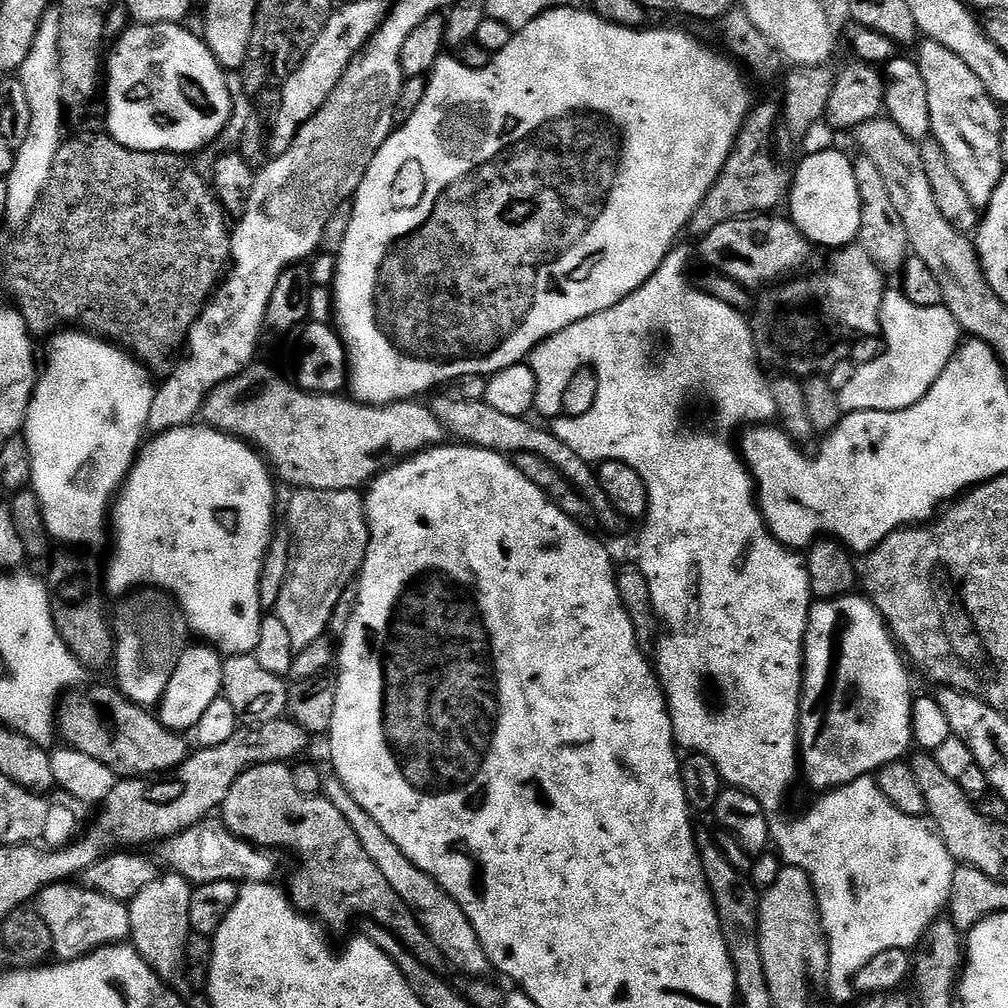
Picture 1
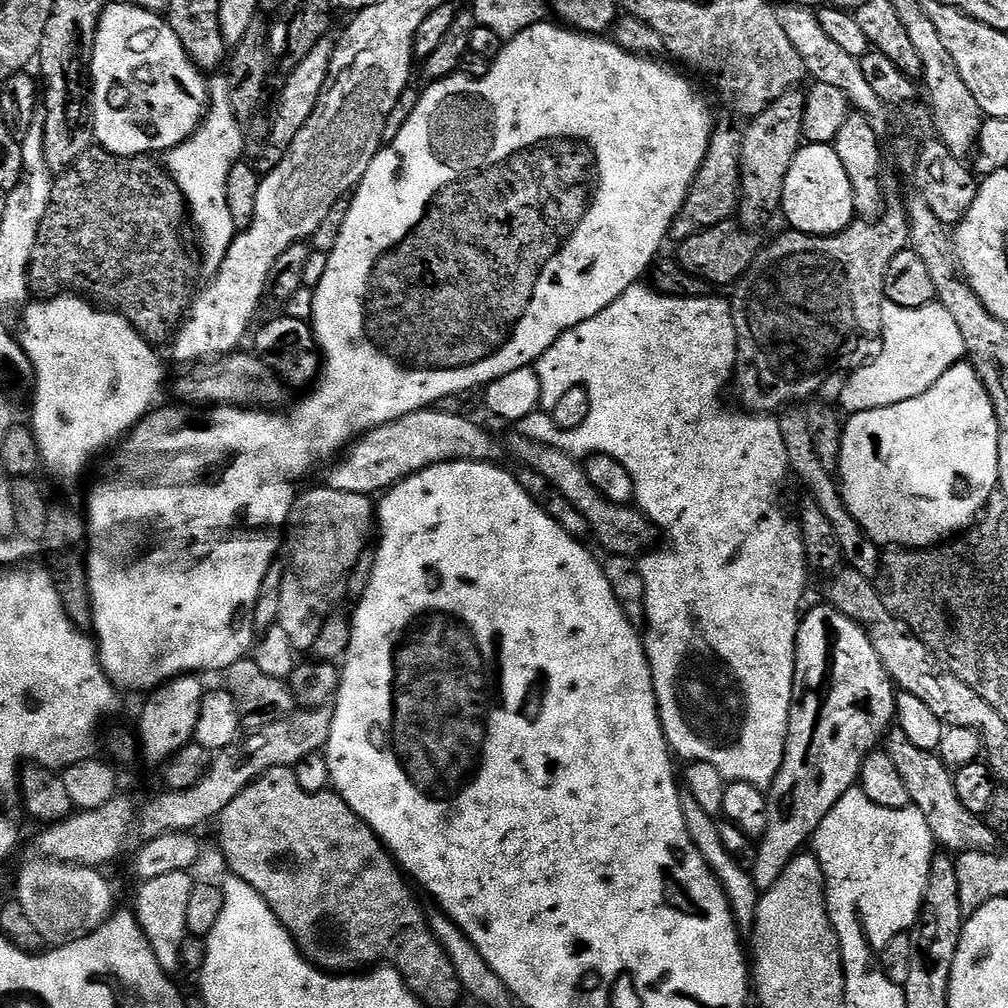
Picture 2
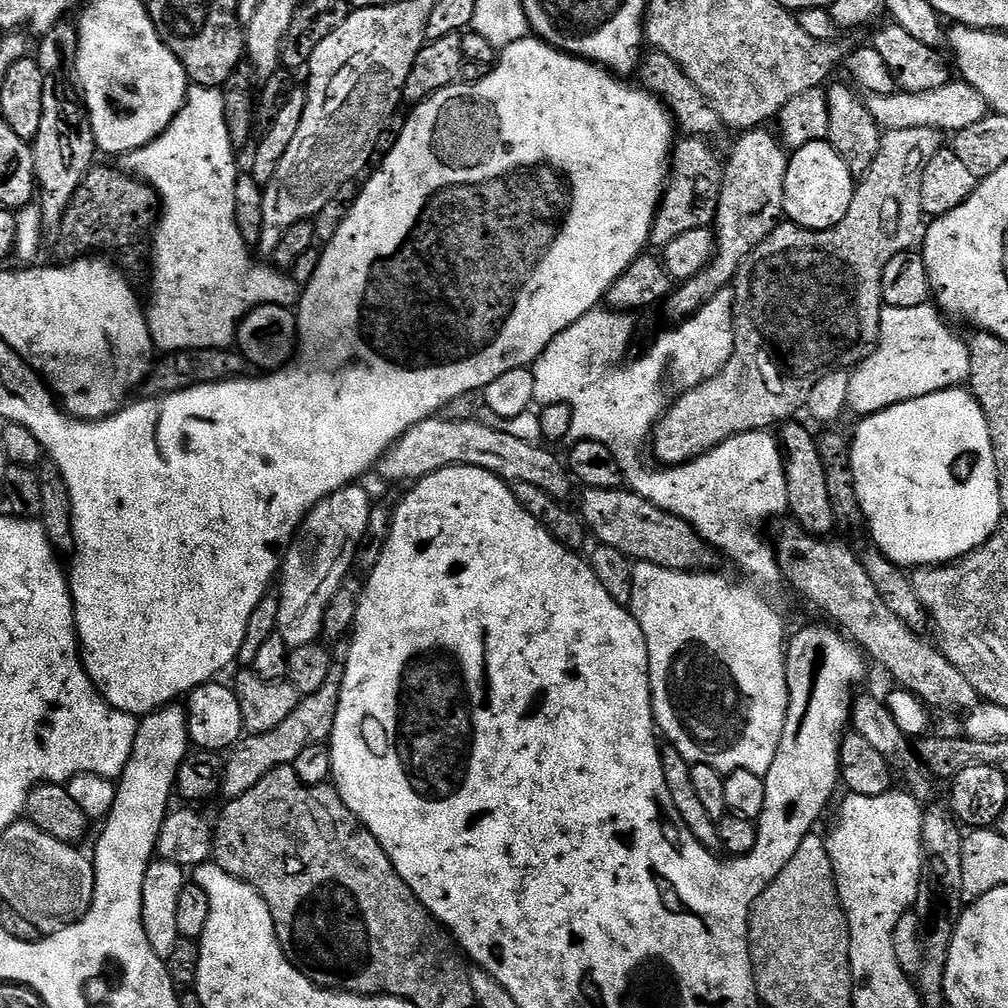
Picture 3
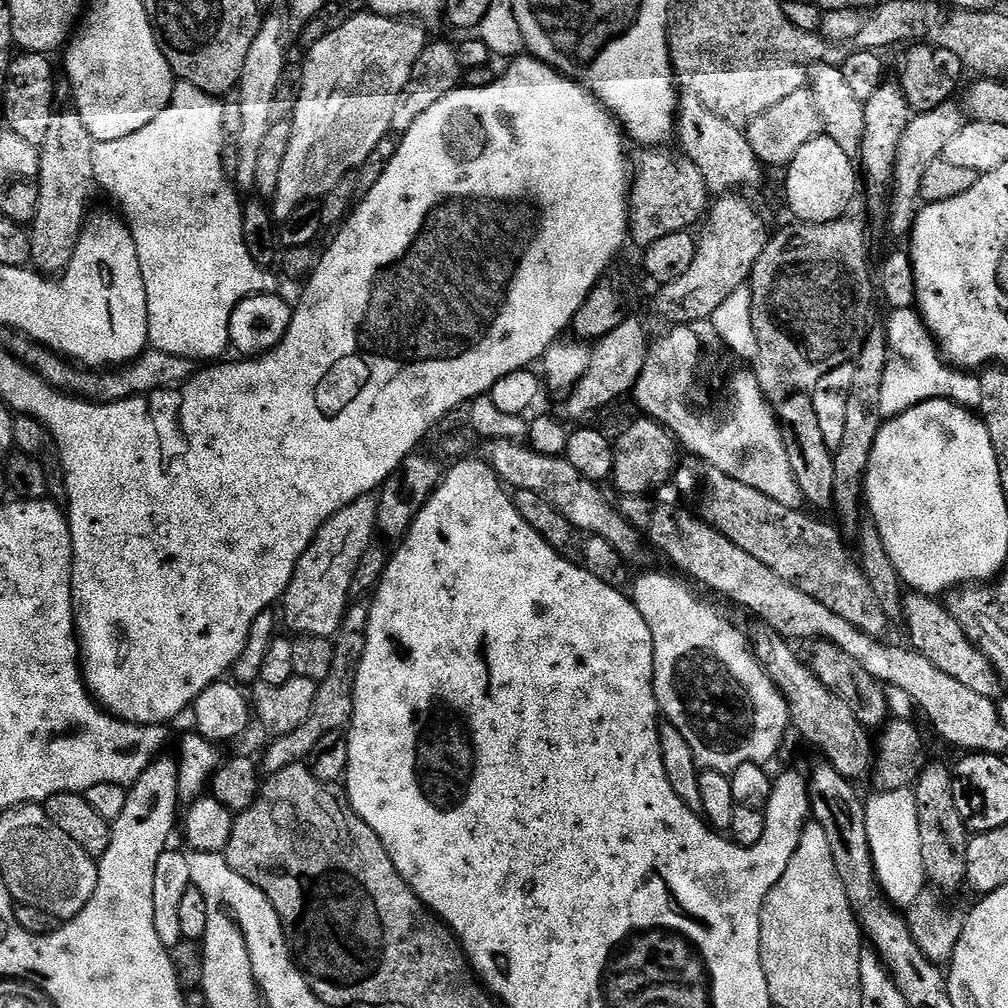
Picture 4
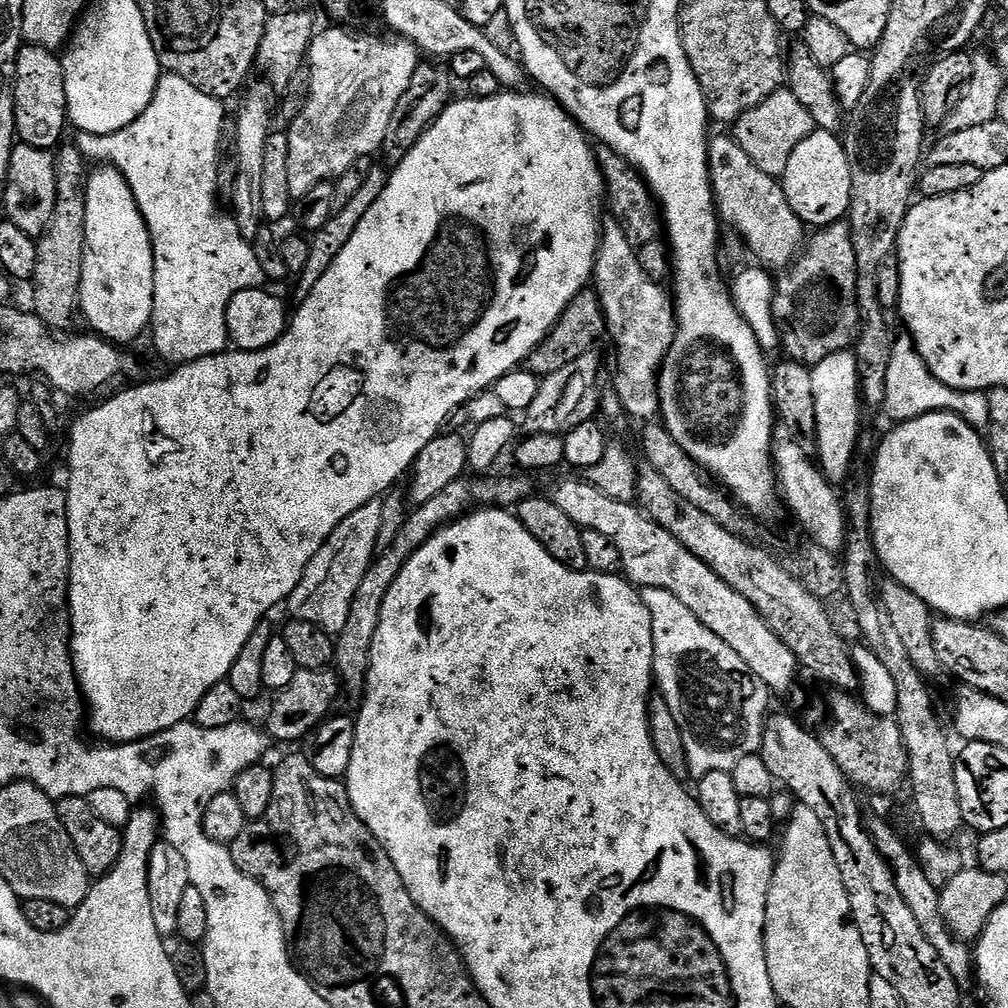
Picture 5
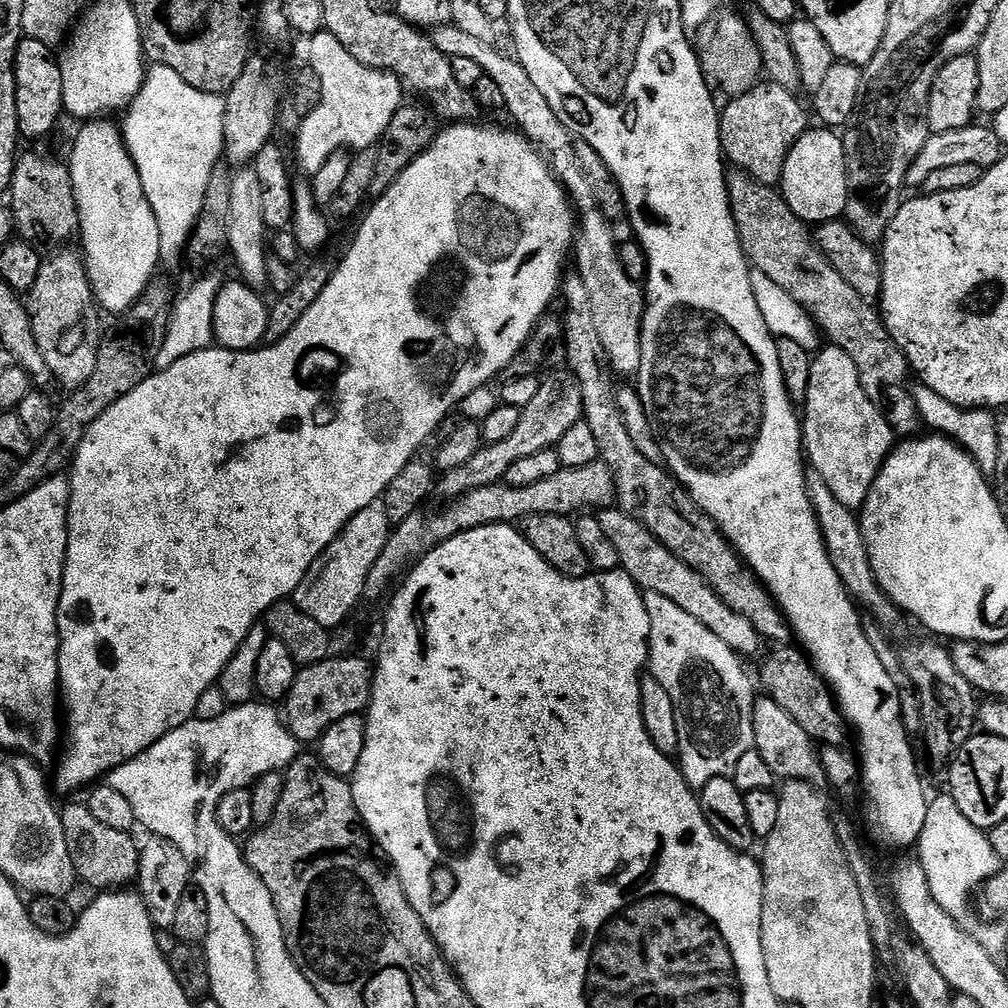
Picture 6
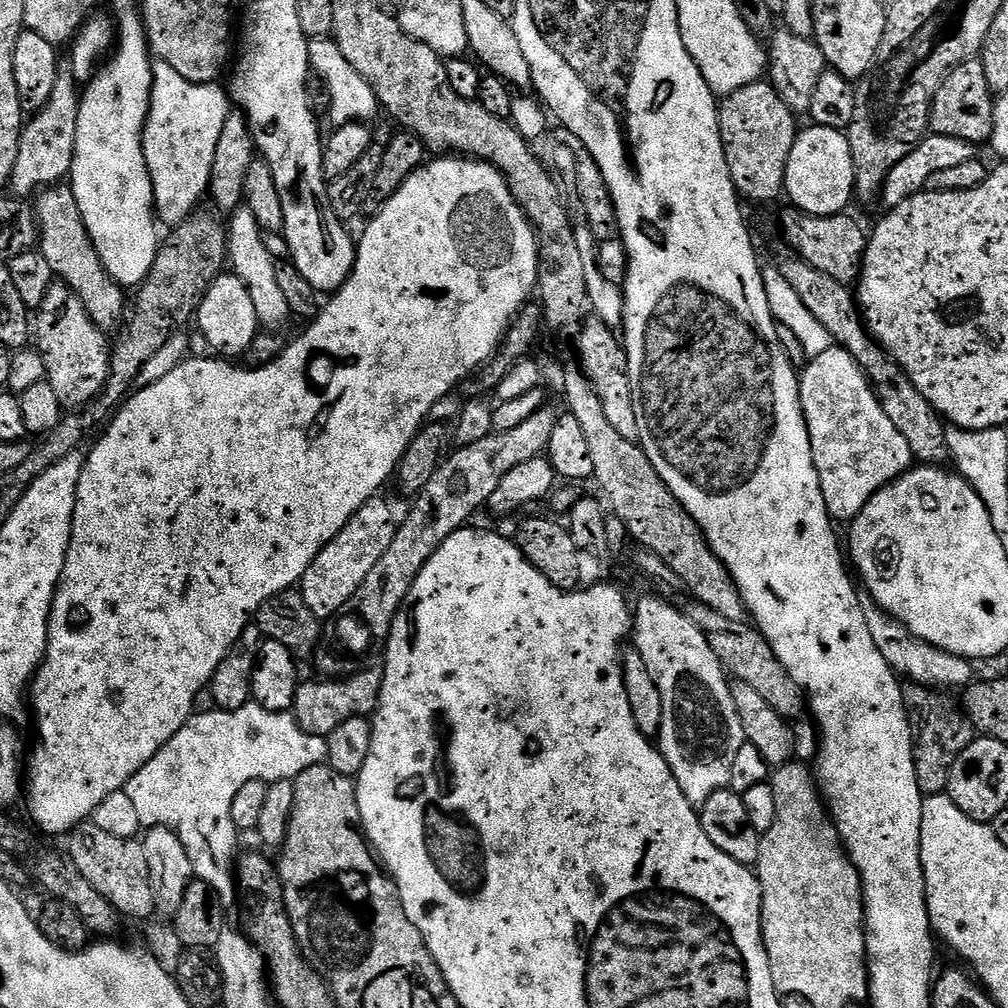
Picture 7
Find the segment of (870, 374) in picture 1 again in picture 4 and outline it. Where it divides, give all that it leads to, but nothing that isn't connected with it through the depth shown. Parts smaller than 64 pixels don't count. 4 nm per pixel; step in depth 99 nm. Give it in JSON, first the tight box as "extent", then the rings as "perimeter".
{"extent":[875,307,982,418],"perimeter":[[[915,307],[898,308],[887,314],[888,361],[886,374],[882,374],[882,390],[875,406],[877,413],[884,418],[900,416],[927,400],[949,400],[961,408],[979,409],[982,402],[982,382],[979,375],[952,367],[940,355],[940,349],[919,311]]]}

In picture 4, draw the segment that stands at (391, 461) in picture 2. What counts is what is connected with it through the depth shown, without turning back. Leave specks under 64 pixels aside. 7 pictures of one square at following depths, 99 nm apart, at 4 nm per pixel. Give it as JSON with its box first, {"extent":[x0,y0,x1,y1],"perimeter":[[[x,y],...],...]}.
{"extent":[486,440,644,562],"perimeter":[[[493,440],[487,445],[488,456],[486,463],[491,466],[500,477],[501,481],[512,490],[531,490],[533,494],[539,494],[554,506],[575,528],[589,537],[597,536],[610,542],[625,562],[640,560],[644,552],[640,549],[642,537],[630,522],[624,520],[619,507],[608,505],[608,500],[599,492],[597,485],[591,480],[584,480],[574,466],[565,460],[563,456],[543,456],[530,447],[520,442],[511,440]]]}

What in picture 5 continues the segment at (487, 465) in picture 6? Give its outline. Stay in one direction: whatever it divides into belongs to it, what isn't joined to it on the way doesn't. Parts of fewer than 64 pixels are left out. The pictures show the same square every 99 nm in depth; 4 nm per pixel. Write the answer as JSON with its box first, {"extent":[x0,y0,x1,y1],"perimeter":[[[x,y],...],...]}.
{"extent":[522,351,602,436],"perimeter":[[[595,351],[582,354],[582,358],[570,362],[570,366],[562,366],[562,370],[539,381],[534,402],[530,403],[523,417],[524,424],[522,420],[525,433],[563,436],[565,432],[574,430],[574,426],[582,426],[582,422],[593,419],[599,413],[602,388],[599,388],[600,360],[596,355]]]}

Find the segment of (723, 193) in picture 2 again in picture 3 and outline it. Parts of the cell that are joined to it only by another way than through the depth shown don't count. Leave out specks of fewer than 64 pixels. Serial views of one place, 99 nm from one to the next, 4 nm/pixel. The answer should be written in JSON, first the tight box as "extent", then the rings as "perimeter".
{"extent":[648,136,724,250],"perimeter":[[[688,136],[673,147],[670,157],[670,175],[660,197],[660,207],[648,235],[651,247],[662,250],[674,238],[679,238],[690,230],[709,227],[716,219],[720,202],[720,187],[724,182],[722,160],[716,157],[707,139],[699,136]]]}

